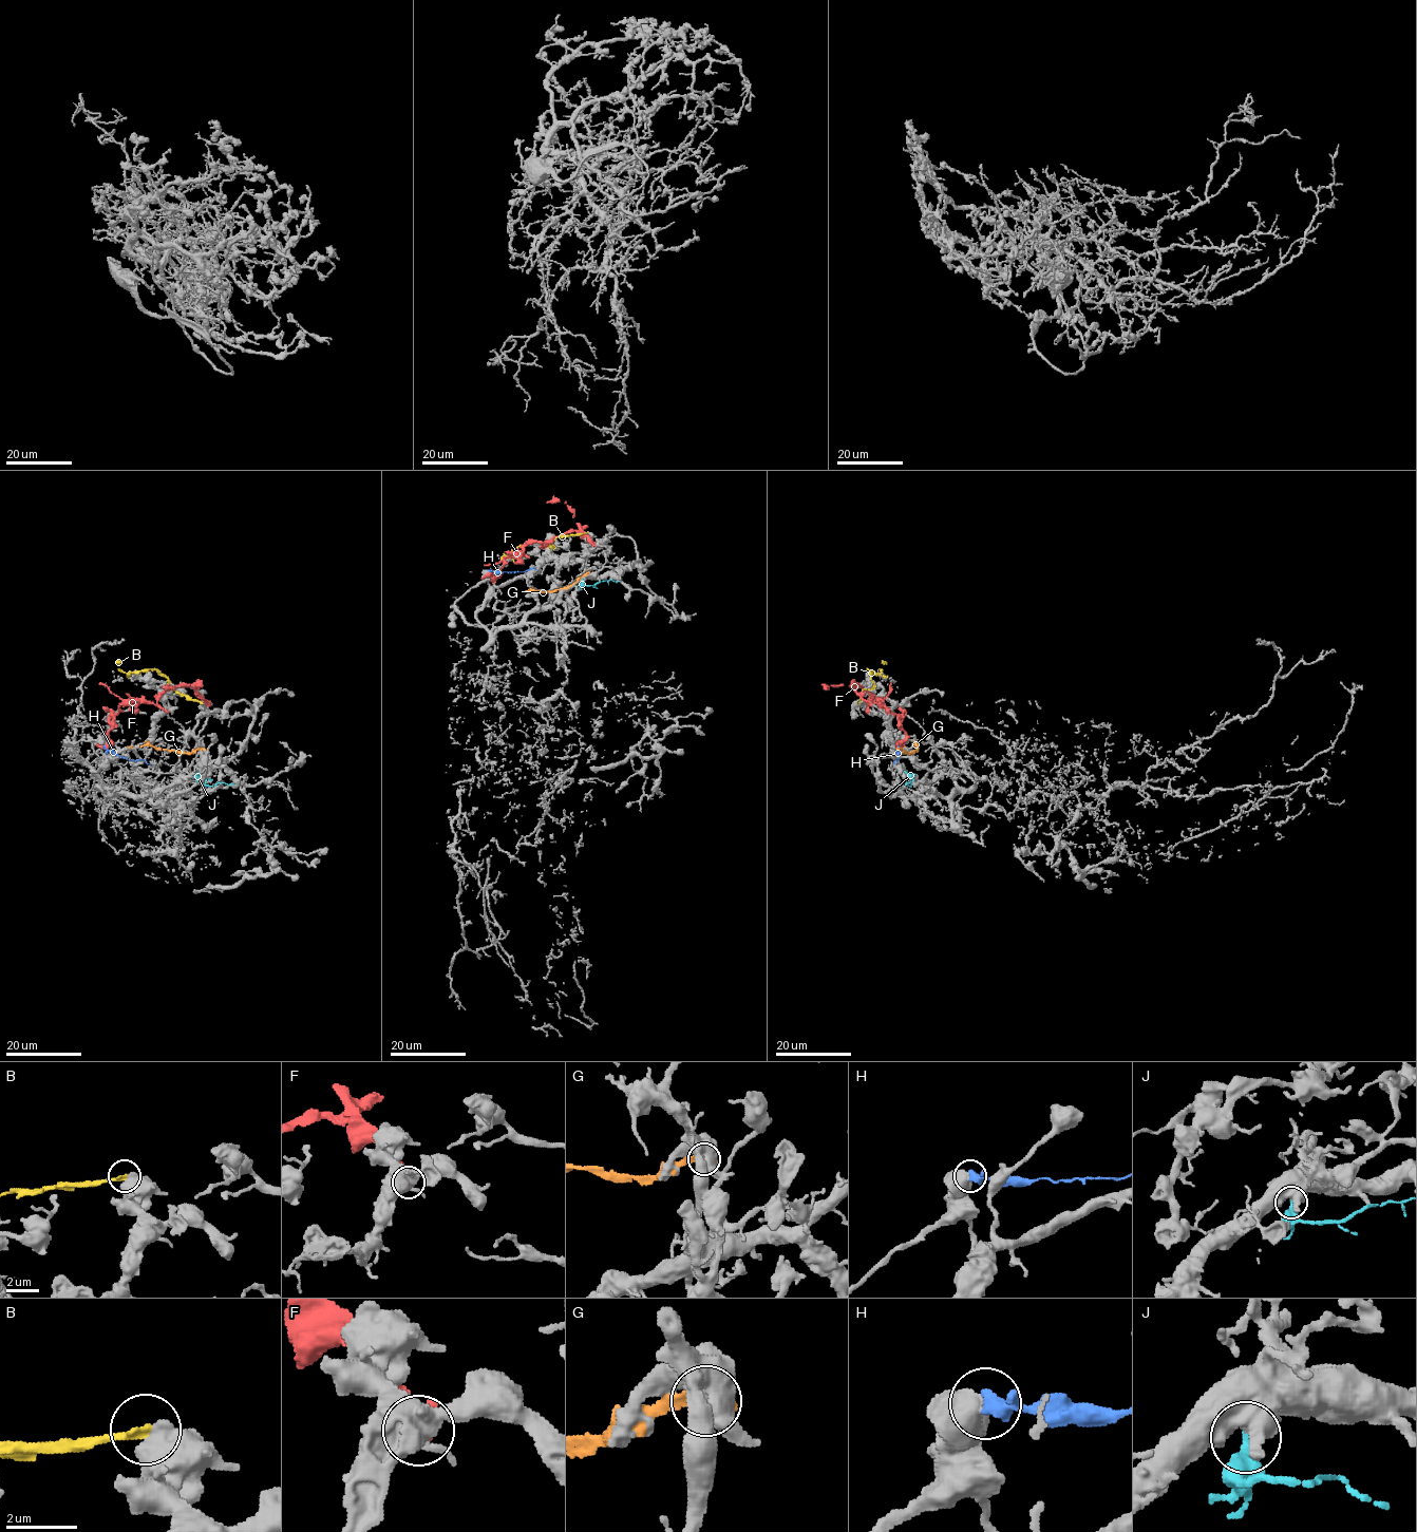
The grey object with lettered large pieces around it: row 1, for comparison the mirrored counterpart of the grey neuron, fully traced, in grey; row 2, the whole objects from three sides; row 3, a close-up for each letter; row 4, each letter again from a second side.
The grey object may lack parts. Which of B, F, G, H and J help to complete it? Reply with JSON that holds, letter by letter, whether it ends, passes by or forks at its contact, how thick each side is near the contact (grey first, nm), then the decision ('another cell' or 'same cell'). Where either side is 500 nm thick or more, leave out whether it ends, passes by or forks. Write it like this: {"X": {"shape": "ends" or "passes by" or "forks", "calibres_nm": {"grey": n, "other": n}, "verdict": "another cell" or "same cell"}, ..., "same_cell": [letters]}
{"B": {"calibres_nm": {"grey": 750, "other": 280}, "verdict": "another cell"}, "F": {"calibres_nm": {"grey": 260, "other": 550}, "verdict": "another cell"}, "G": {"calibres_nm": {"grey": 950, "other": 480}, "verdict": "another cell"}, "H": {"calibres_nm": {"grey": 650, "other": 500}, "verdict": "another cell"}, "J": {"calibres_nm": {"grey": 650, "other": 400}, "verdict": "another cell"}, "same_cell": []}

